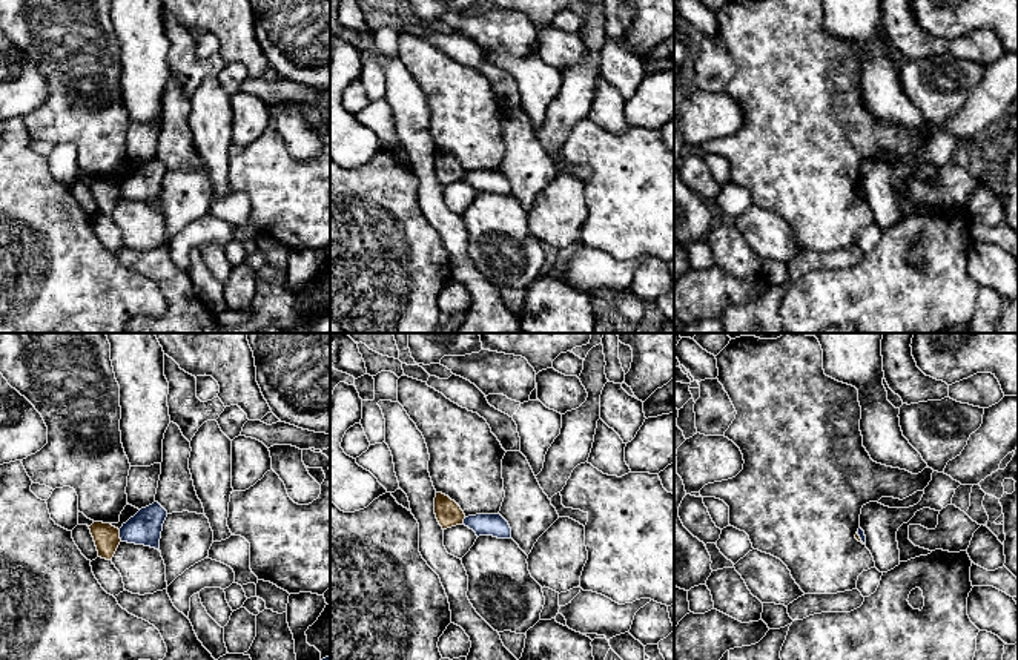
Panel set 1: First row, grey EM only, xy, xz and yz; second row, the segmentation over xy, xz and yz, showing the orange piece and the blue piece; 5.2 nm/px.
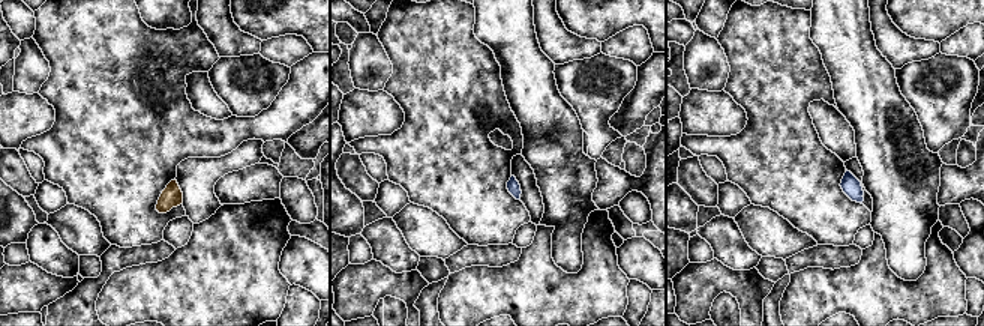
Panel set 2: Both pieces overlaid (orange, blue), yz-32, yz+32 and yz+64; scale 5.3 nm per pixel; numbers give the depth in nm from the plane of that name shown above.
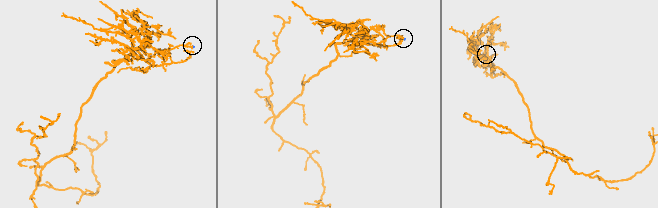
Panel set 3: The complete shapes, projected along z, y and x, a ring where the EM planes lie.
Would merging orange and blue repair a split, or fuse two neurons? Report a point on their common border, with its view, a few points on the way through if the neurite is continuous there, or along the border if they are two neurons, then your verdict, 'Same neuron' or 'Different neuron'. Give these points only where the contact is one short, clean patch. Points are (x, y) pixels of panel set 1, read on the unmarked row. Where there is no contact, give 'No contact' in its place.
Touches orange at xy (118, 192). Boundary: xy (118, 186), (122, 197). Different neuron

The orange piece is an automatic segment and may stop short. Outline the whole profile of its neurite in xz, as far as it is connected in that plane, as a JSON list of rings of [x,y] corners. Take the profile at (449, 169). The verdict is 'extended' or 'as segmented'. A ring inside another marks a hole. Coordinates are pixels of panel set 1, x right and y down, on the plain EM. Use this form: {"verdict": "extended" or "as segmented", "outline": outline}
{"verdict": "as segmented", "outline": [[[436,149],[435,170],[442,186],[462,181],[465,170],[461,163],[442,149]]]}

